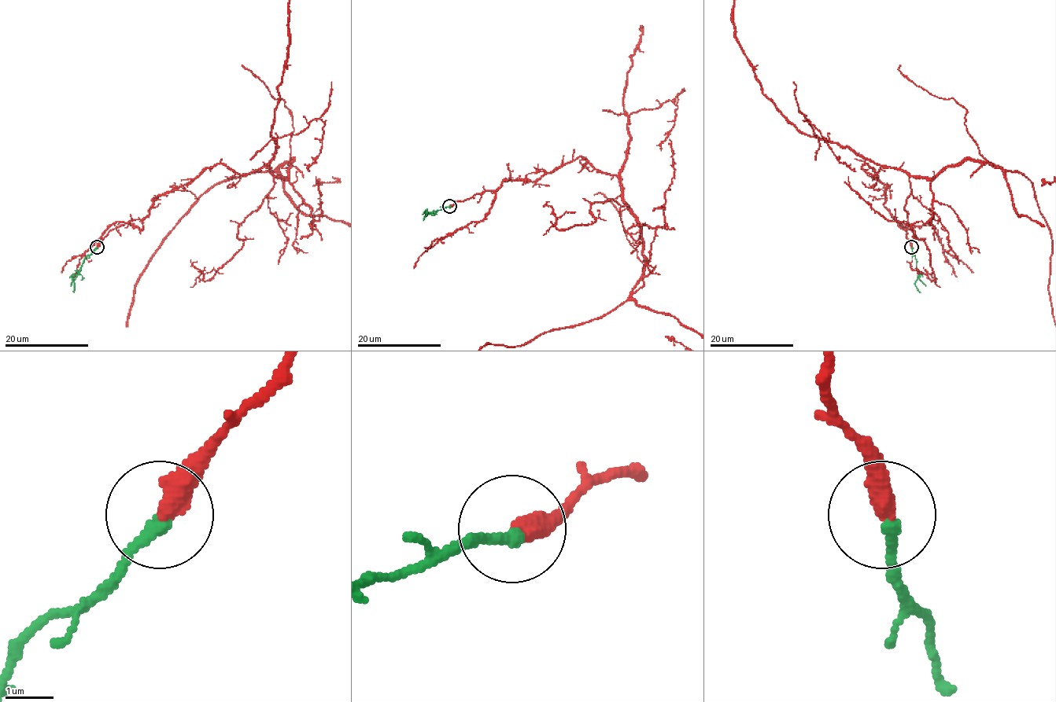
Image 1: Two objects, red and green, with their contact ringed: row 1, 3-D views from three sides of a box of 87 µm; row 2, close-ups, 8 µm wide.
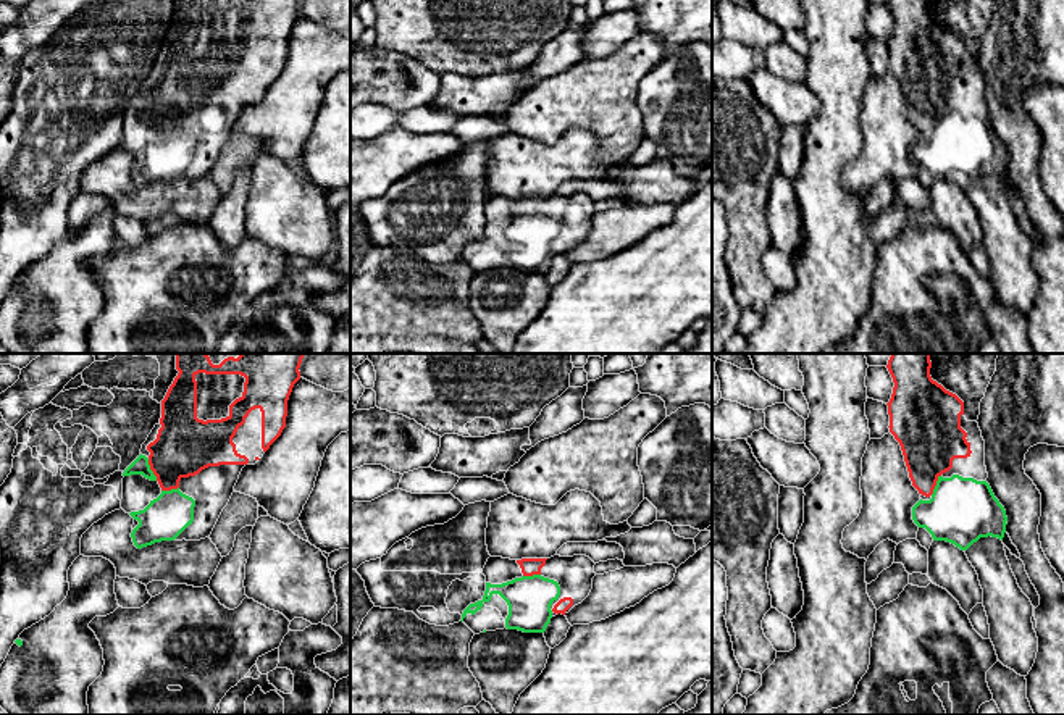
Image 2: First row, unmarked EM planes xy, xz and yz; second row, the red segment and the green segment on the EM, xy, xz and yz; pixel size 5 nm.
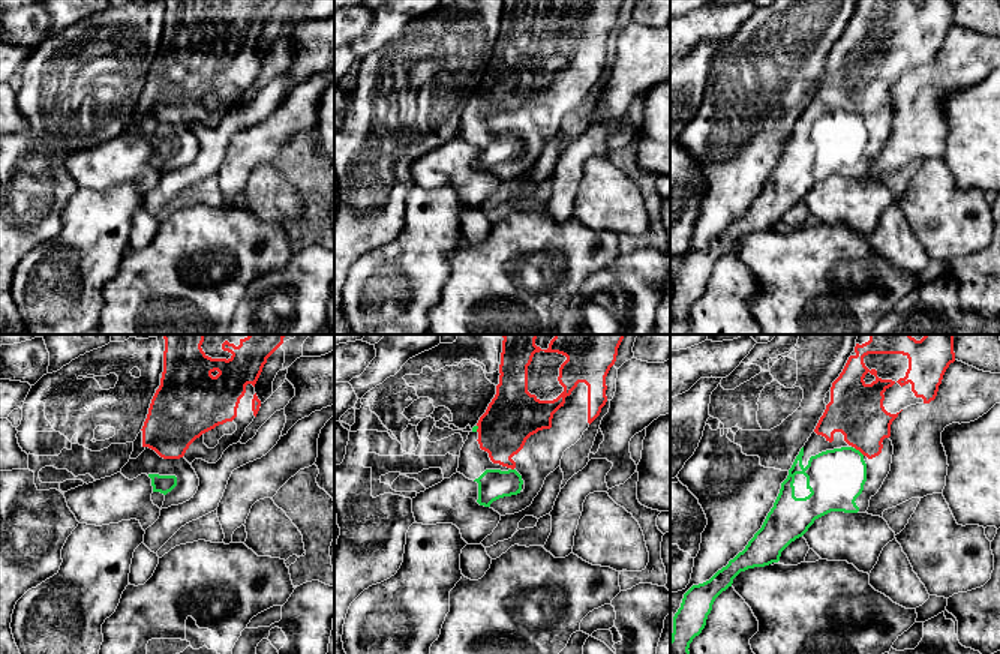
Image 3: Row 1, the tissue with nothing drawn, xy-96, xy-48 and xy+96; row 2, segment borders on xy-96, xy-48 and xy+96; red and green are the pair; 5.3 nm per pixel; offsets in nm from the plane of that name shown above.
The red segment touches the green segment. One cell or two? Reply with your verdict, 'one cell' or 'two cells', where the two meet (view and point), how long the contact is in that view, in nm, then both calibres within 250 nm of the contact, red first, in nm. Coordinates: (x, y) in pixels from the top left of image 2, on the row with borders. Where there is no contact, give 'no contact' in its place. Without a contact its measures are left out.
one cell; contact xy (150, 468); length 120 nm; calibres 300 and 80 nm

